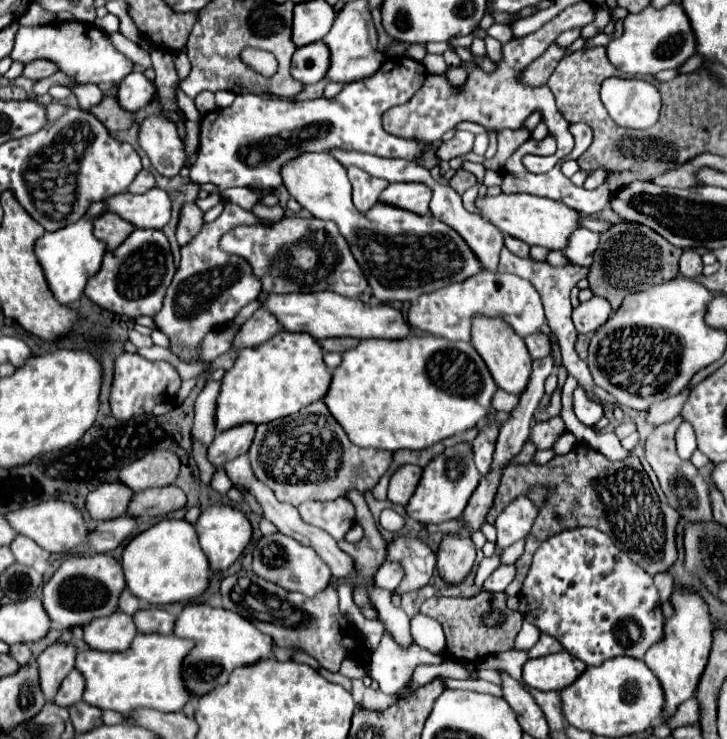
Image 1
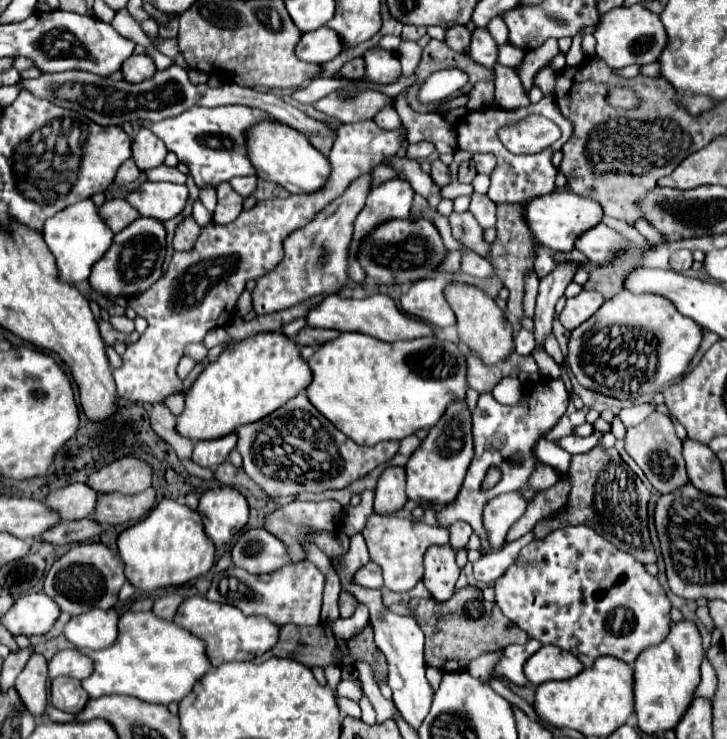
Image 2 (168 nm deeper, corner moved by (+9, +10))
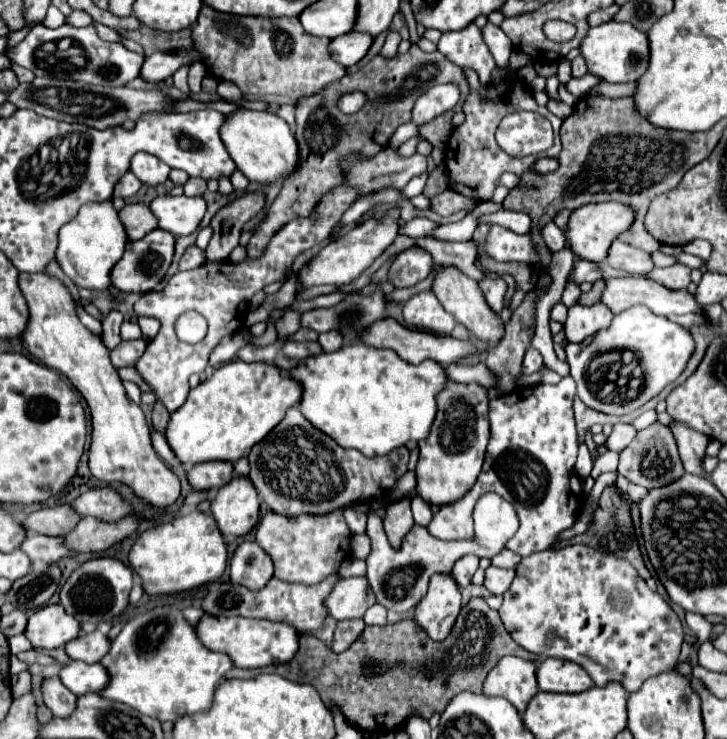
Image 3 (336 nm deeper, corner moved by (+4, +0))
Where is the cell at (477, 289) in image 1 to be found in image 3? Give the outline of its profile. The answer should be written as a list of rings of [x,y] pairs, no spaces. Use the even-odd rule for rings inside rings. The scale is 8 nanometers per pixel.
[[[432,291],[418,293],[404,303],[404,321],[412,327],[450,335],[456,327],[454,317],[440,305]]]

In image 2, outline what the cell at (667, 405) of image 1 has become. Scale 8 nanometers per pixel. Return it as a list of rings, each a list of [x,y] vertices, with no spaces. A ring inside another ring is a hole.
[[[643,403],[643,405],[633,405],[633,407],[627,407],[627,409],[621,409],[621,411],[617,413],[617,417],[619,417],[621,423],[629,429],[629,427],[635,427],[635,425],[639,425],[641,421],[645,421],[651,411],[655,411],[653,405],[651,405],[651,403]]]

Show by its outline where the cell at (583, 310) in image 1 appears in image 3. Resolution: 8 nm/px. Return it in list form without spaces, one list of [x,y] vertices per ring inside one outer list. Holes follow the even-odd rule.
[[[602,303],[596,305],[574,305],[568,309],[568,319],[564,323],[564,333],[568,341],[580,343],[600,329],[606,329],[612,321],[612,311]]]

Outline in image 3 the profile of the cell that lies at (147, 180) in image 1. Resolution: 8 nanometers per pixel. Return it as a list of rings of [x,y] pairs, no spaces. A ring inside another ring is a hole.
[[[126,173],[118,183],[116,183],[116,187],[114,187],[114,197],[122,197],[122,199],[126,199],[126,197],[132,197],[132,195],[136,195],[136,191],[140,189],[140,179],[134,175],[134,173]]]

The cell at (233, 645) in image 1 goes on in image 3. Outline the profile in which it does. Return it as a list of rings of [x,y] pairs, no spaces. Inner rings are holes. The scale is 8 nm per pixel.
[[[202,615],[200,623],[194,625],[198,639],[212,651],[220,651],[228,655],[234,667],[240,669],[256,669],[272,663],[286,663],[294,657],[298,649],[298,631],[286,623],[274,623],[266,619],[244,619],[244,617],[214,617]]]

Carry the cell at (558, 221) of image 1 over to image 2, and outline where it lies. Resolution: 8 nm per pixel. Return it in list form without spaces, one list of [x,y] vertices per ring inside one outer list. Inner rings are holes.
[[[555,191],[551,195],[543,195],[535,201],[527,201],[527,223],[531,227],[531,231],[535,233],[537,241],[553,251],[563,251],[569,253],[575,249],[575,241],[579,235],[583,235],[585,231],[593,229],[595,225],[599,225],[603,219],[603,209],[601,205],[591,199],[591,197],[583,197],[571,191]]]

